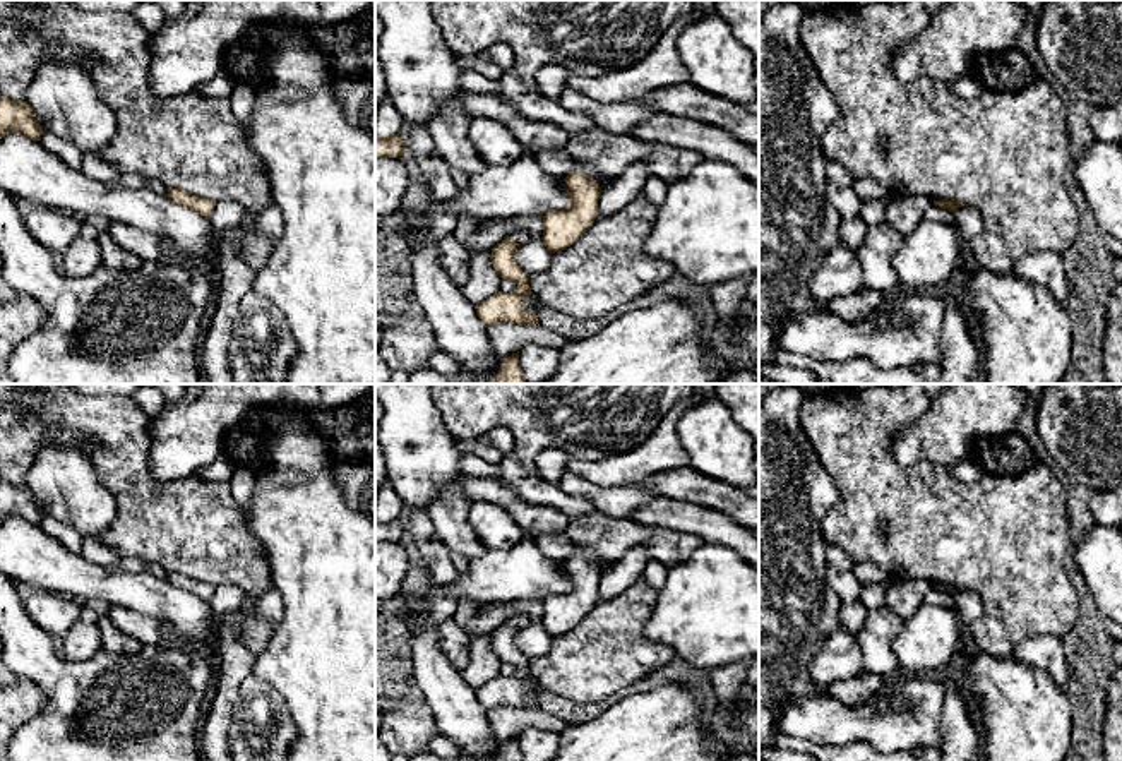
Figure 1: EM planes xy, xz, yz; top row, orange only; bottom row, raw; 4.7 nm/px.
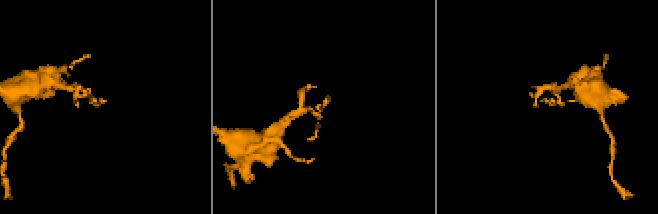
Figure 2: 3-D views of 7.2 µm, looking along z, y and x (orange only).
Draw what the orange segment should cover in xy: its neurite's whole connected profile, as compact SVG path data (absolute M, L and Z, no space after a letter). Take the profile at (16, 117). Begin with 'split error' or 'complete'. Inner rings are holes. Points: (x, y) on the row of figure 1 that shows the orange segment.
complete | M0 96L0 137L12 132L22 134L31 141L41 141L43 135L43 129L27 103L17 103L7 96Z

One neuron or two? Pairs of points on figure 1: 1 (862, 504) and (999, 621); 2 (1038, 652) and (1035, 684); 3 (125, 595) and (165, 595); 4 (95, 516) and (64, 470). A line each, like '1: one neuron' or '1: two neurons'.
1: one neuron
2: two neurons
3: one neuron
4: one neuron

